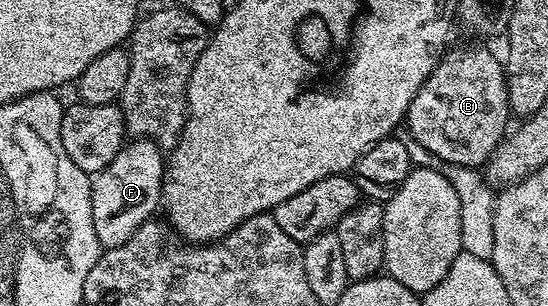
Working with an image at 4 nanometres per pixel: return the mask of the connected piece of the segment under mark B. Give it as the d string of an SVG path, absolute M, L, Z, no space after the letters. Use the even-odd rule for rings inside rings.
M448 47L439 58L438 66L425 78L421 90L413 94L405 117L405 129L431 156L443 160L444 165L482 169L497 146L508 135L507 119L513 113L507 101L507 73L502 59L499 60L487 48Z

